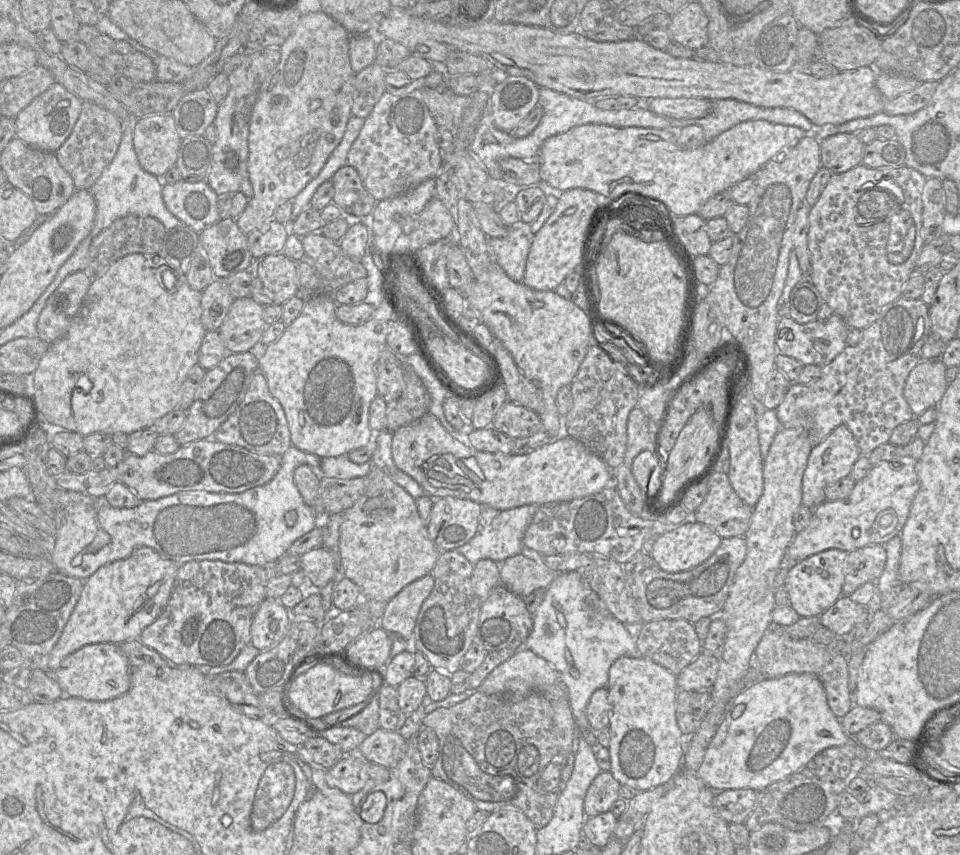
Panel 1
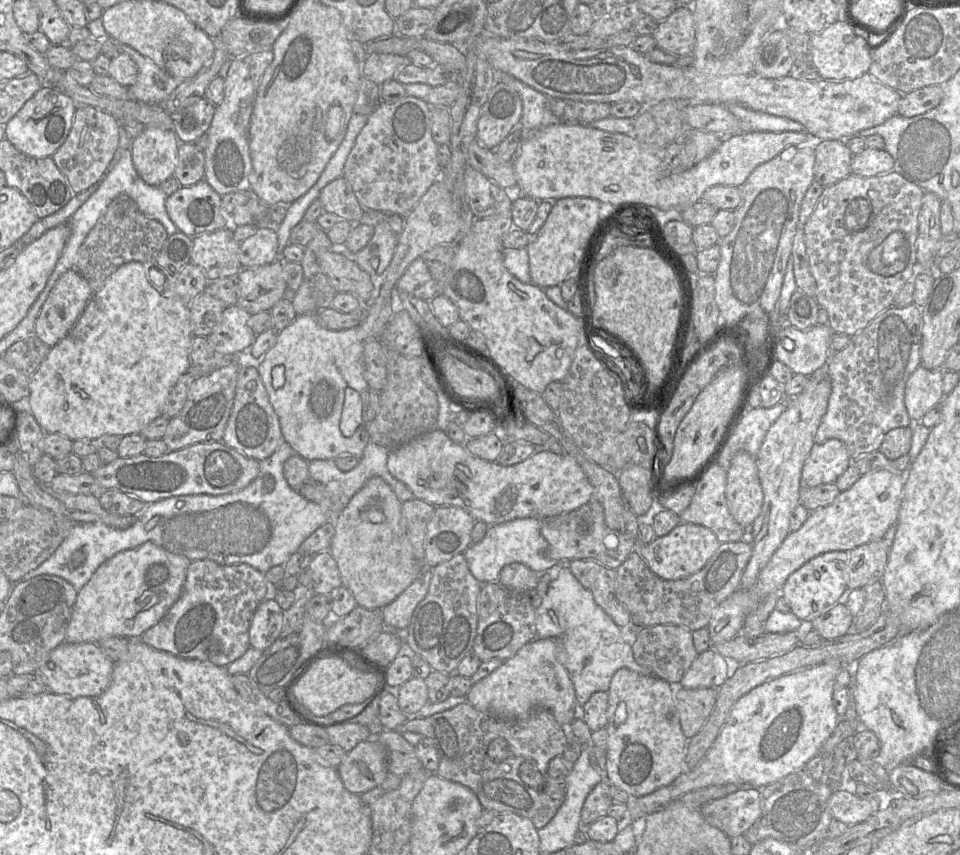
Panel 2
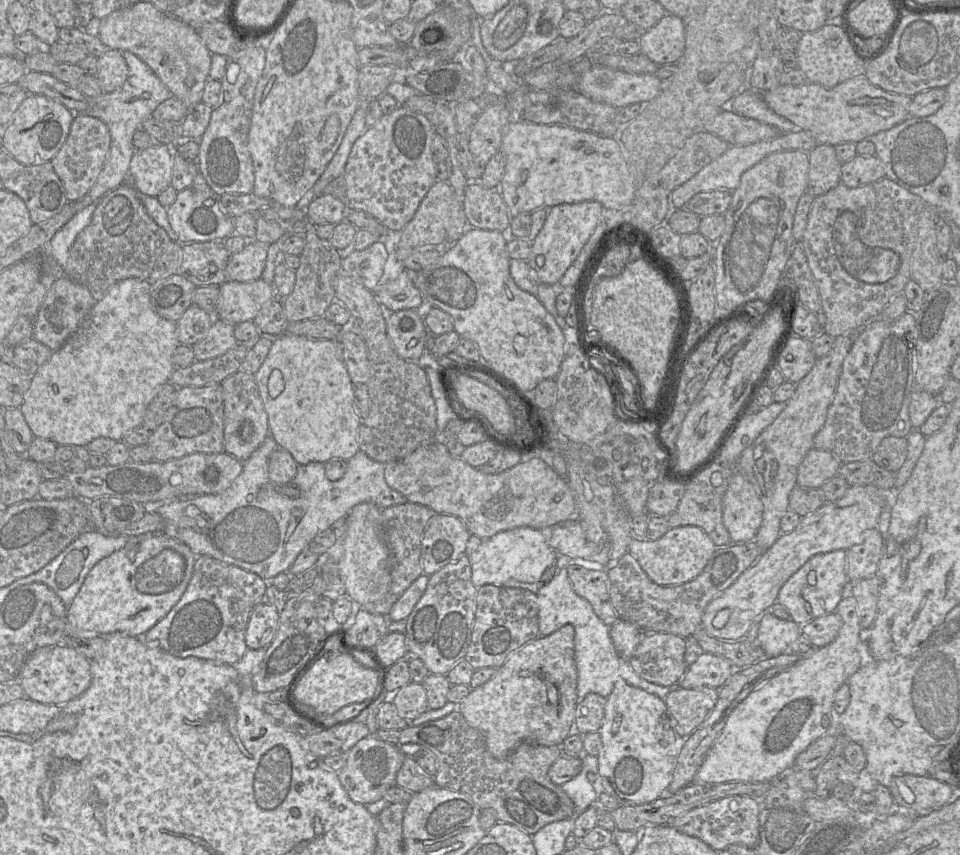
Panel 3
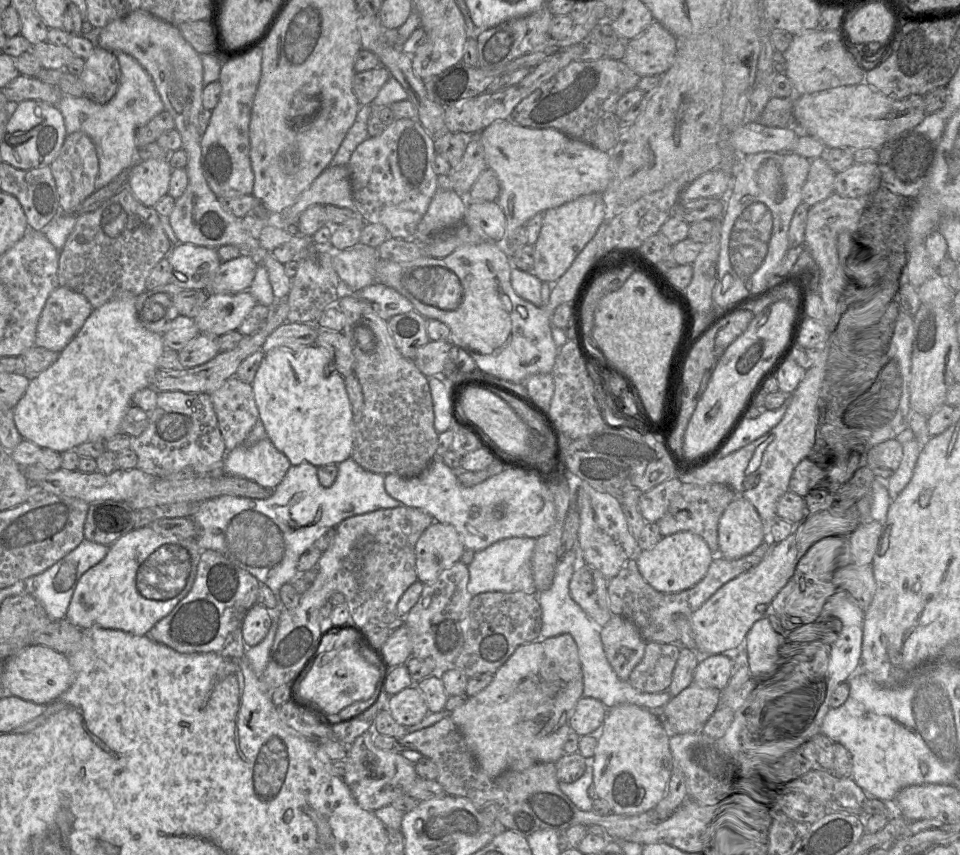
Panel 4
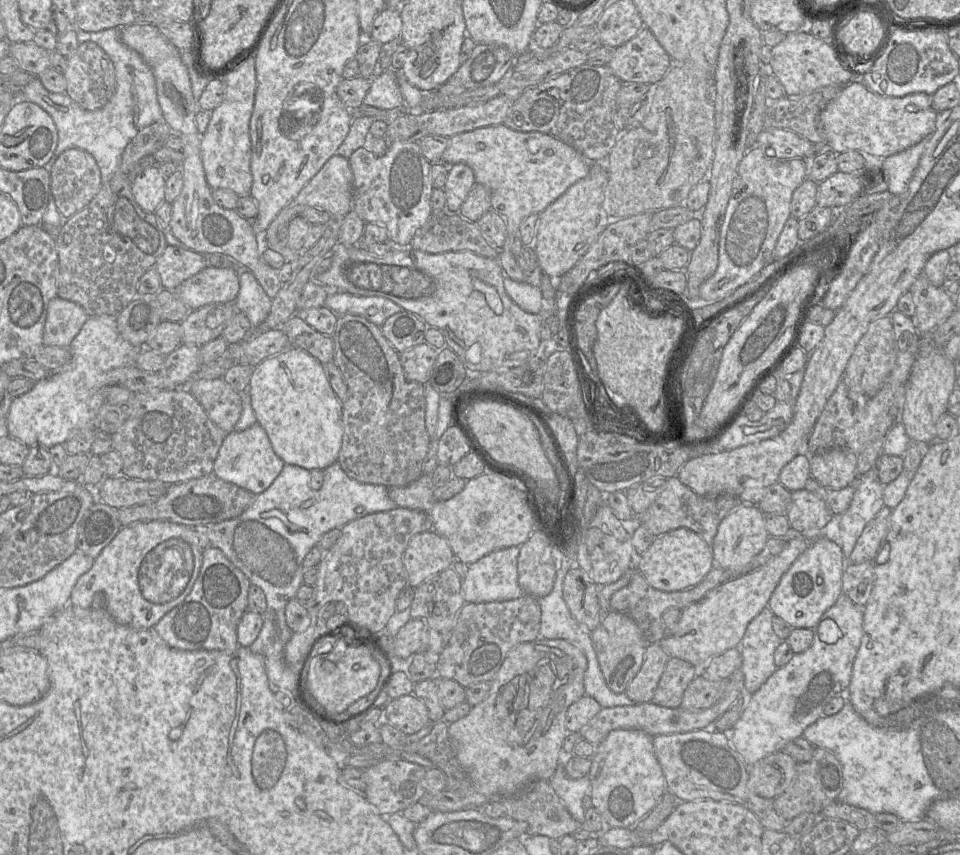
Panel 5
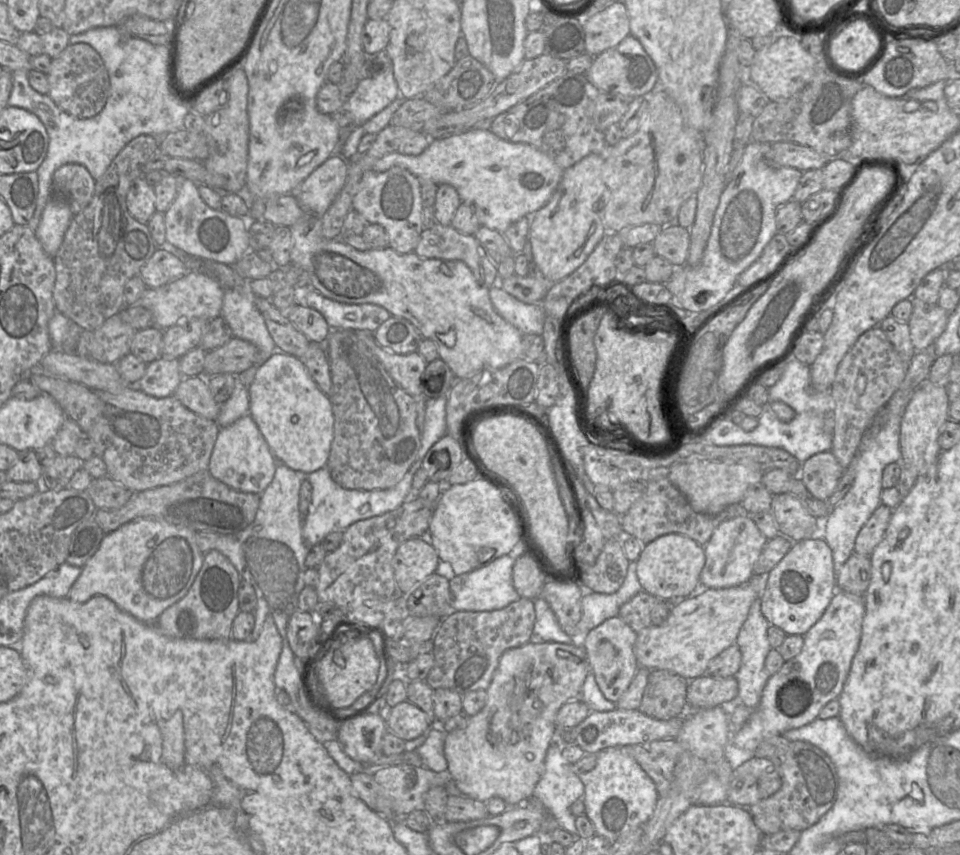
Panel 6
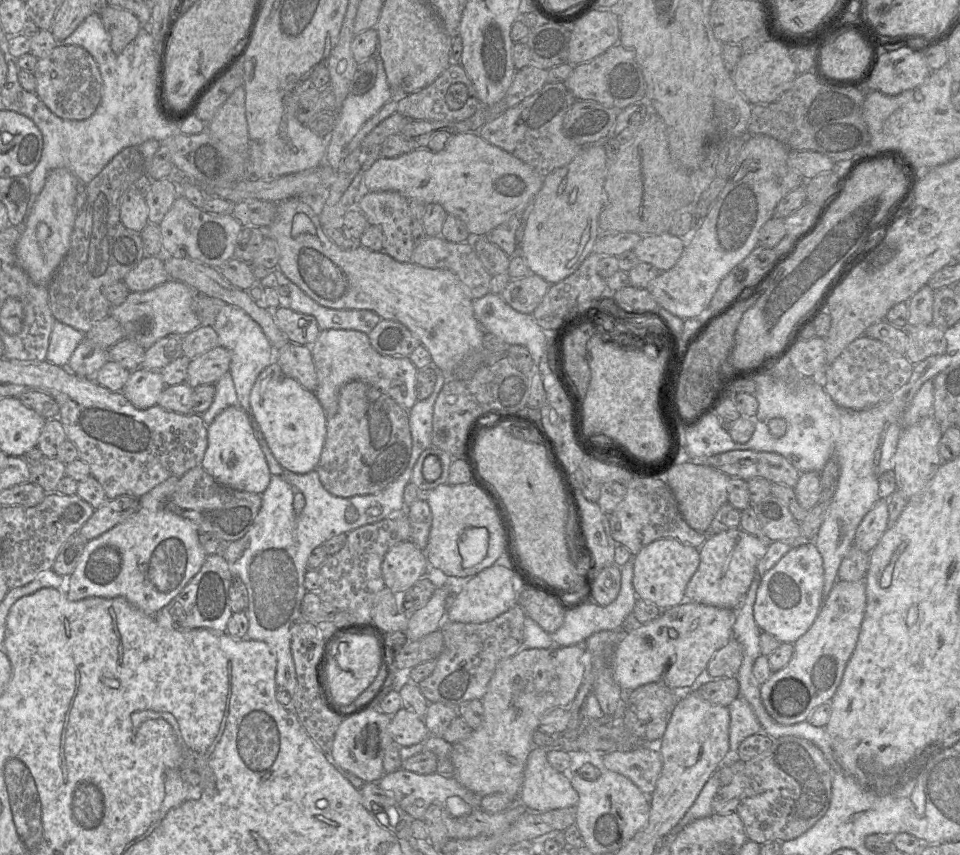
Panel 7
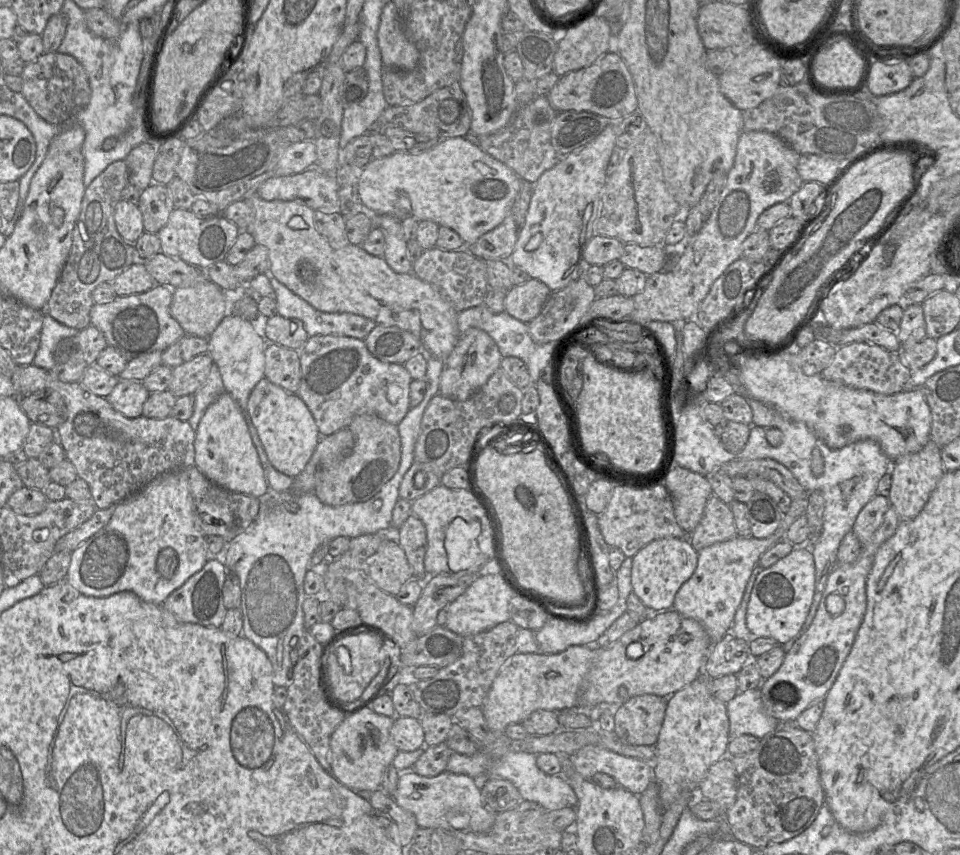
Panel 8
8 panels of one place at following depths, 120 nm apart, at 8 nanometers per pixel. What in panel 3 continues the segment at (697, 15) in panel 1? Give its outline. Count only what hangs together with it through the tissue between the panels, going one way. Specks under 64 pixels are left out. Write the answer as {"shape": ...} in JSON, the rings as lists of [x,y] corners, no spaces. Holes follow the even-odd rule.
{"shape":[[[665,14],[638,41],[641,53],[658,66],[676,64],[685,51],[684,20],[673,14]]]}

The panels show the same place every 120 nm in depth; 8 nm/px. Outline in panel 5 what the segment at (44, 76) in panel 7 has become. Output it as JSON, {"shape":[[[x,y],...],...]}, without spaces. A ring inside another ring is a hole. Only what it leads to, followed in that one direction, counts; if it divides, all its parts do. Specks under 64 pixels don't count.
{"shape":[[[92,41],[82,42],[67,57],[67,66],[63,75],[67,81],[66,94],[86,110],[97,110],[104,107],[112,98],[116,87],[116,76],[113,62],[106,52]]]}

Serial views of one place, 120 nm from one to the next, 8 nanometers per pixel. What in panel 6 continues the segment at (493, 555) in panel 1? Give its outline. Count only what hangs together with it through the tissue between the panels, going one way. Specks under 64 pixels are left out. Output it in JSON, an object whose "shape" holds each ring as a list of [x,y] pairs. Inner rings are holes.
{"shape":[[[508,554],[466,574],[460,592],[452,598],[453,611],[493,611],[517,601],[520,596],[512,584],[512,569],[516,559]]]}

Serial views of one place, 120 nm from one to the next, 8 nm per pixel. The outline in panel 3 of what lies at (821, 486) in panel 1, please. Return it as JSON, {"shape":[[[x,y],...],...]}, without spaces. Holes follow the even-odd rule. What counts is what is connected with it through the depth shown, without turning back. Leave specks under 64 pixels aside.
{"shape":[[[812,447],[797,469],[796,484],[807,488],[820,488],[838,473],[840,461],[830,452]]]}

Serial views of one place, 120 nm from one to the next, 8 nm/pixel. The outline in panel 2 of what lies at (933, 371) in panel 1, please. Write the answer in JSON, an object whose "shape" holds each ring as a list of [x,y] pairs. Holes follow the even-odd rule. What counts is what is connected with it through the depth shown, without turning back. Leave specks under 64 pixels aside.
{"shape":[[[919,365],[910,375],[904,391],[905,407],[912,422],[922,417],[944,398],[943,369],[927,369]]]}

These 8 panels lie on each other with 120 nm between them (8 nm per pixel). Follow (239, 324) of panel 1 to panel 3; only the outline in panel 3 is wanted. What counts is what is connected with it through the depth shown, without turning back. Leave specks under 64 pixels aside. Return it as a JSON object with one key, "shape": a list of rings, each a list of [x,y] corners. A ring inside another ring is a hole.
{"shape":[[[215,319],[207,336],[192,345],[196,361],[203,361],[225,354],[238,344],[234,336],[235,325]]]}

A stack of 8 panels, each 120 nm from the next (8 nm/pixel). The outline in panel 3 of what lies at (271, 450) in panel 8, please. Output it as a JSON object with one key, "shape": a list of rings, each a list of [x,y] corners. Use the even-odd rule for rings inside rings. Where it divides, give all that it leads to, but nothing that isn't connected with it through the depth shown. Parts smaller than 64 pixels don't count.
{"shape":[[[283,333],[274,338],[272,347],[262,363],[261,367],[255,374],[256,383],[259,388],[259,393],[264,403],[264,408],[268,415],[270,433],[278,443],[278,445],[288,450],[299,465],[305,465],[311,462],[326,463],[333,458],[341,458],[349,460],[359,450],[358,430],[361,424],[361,417],[355,408],[355,385],[353,384],[347,371],[342,351],[342,344],[337,339],[321,340],[310,339],[307,337],[296,336],[288,333]]]}

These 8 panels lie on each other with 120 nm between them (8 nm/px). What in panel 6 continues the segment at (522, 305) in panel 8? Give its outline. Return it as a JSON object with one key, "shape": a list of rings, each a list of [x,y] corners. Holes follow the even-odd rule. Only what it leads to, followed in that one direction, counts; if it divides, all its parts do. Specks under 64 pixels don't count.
{"shape":[[[512,276],[500,280],[499,286],[511,296],[526,304],[541,303],[551,283],[544,276]]]}

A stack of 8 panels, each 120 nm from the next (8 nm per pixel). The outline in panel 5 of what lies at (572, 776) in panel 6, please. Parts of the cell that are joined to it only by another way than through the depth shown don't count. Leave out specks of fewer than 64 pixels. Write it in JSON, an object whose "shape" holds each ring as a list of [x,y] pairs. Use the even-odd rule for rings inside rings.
{"shape":[[[562,749],[558,766],[549,782],[571,816],[579,823],[583,823],[585,809],[582,805],[582,799],[585,795],[591,795],[590,778],[588,775],[579,779],[568,777],[565,772],[567,761],[568,759]]]}

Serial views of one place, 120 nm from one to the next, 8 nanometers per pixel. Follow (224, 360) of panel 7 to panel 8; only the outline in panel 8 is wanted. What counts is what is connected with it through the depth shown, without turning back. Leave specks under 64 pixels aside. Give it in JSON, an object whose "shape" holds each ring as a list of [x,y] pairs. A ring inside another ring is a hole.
{"shape":[[[204,353],[173,368],[167,391],[177,398],[194,394],[206,381],[213,363],[210,354]]]}

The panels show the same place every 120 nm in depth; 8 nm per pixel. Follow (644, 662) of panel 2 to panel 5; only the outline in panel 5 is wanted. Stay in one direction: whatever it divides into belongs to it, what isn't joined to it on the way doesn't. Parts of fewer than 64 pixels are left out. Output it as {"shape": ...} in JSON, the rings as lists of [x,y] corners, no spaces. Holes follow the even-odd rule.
{"shape":[[[659,642],[648,643],[641,668],[624,691],[628,698],[635,704],[651,702],[669,659]]]}

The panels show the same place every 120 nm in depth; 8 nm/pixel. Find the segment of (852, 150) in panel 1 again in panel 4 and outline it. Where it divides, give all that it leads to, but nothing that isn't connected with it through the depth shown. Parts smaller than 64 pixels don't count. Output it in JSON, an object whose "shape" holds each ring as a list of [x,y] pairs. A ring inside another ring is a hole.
{"shape":[[[818,157],[810,162],[810,169],[802,187],[802,202],[811,207],[834,192],[836,173]]]}

